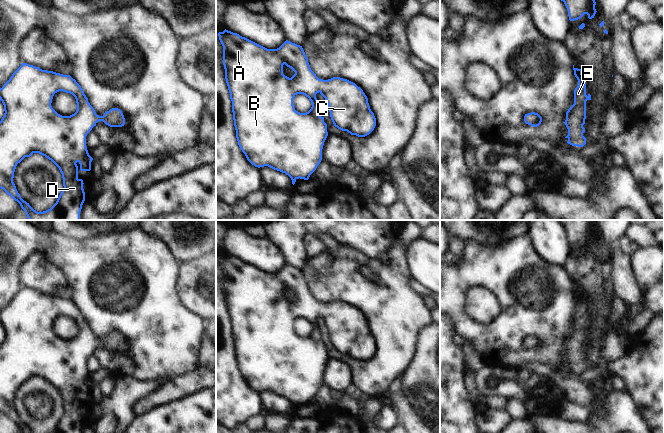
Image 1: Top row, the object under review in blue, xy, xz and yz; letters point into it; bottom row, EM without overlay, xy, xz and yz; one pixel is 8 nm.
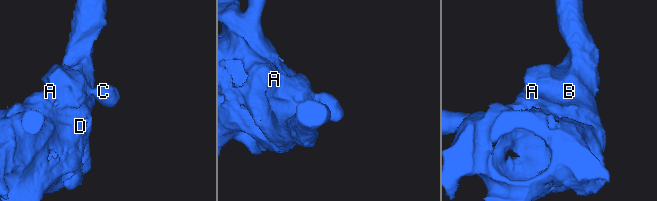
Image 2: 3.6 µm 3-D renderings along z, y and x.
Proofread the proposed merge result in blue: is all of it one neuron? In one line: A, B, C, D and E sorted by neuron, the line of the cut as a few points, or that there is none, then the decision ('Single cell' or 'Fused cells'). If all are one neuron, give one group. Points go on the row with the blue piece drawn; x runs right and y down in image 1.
Groups: A B C D E. No split. Single cell.

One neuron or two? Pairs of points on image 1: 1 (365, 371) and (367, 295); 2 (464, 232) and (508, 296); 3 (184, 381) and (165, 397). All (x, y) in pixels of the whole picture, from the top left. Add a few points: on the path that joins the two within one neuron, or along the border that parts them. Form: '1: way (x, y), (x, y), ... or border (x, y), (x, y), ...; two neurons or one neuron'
1: way (382, 352), (382, 314); one neuron
2: border (471, 239), (482, 245), (494, 245); two neurons
3: way (179, 386), (170, 392); one neuron

